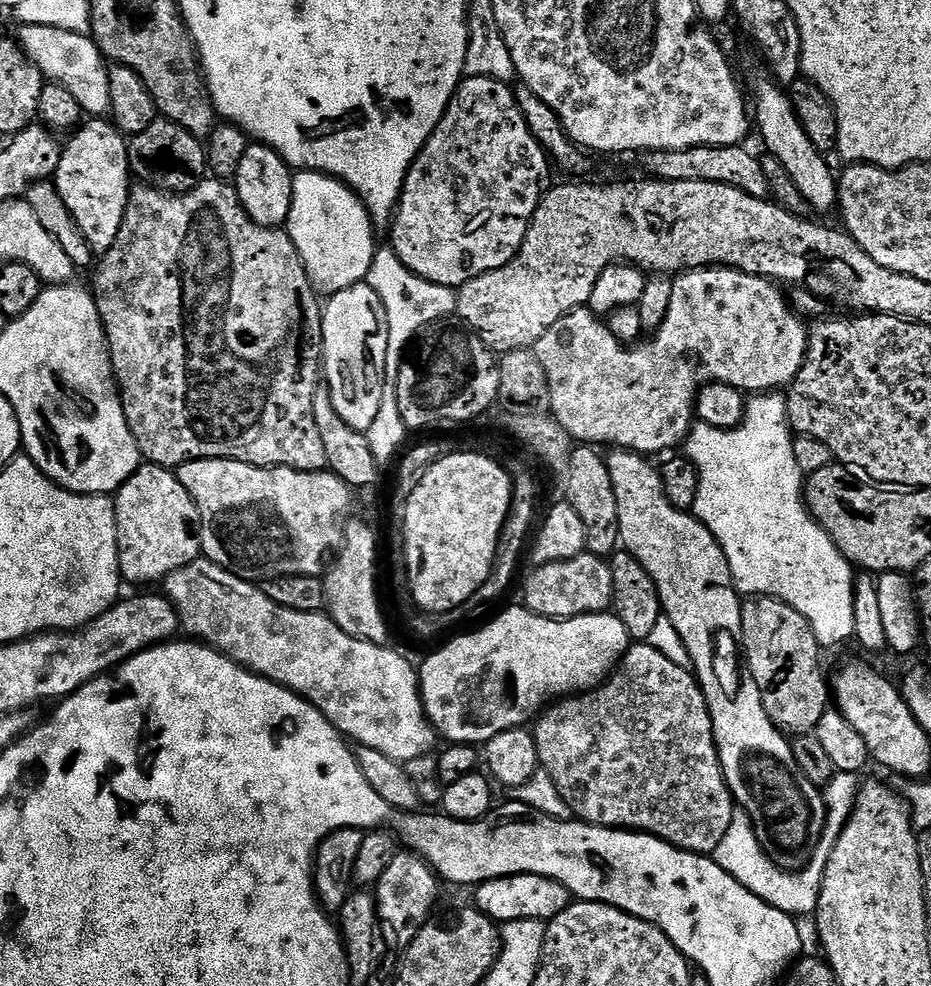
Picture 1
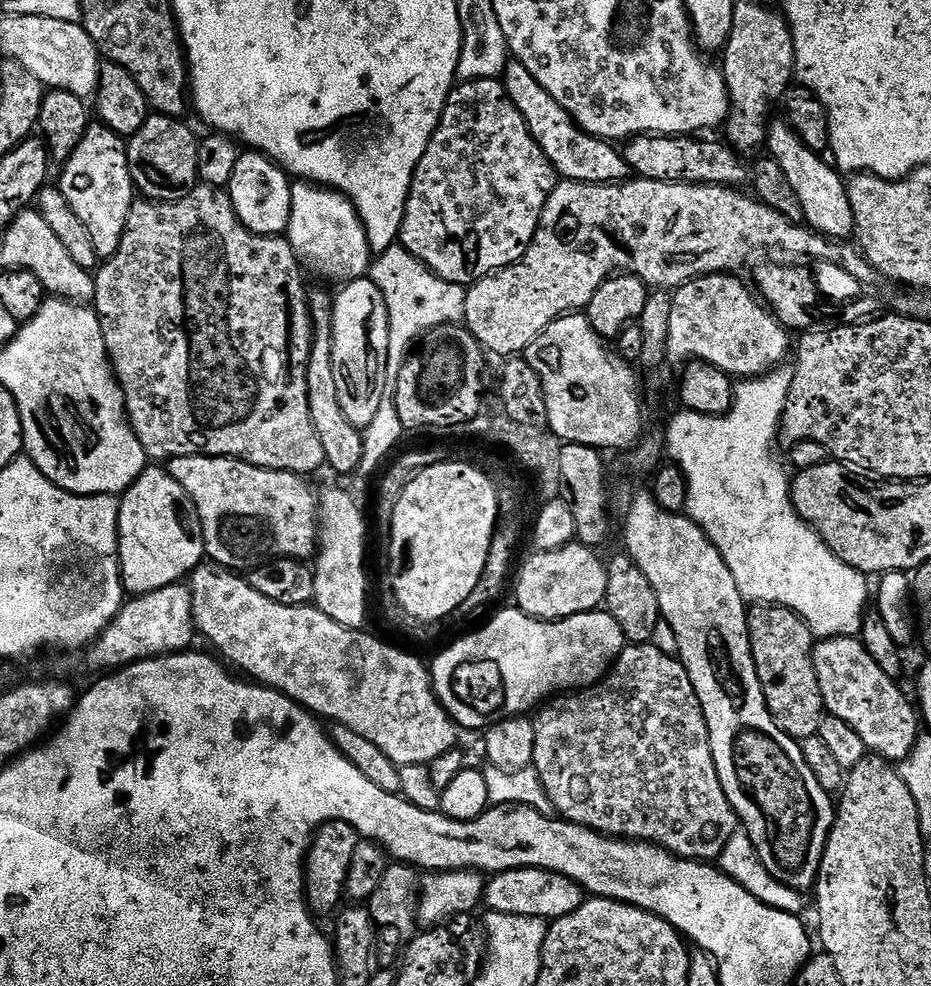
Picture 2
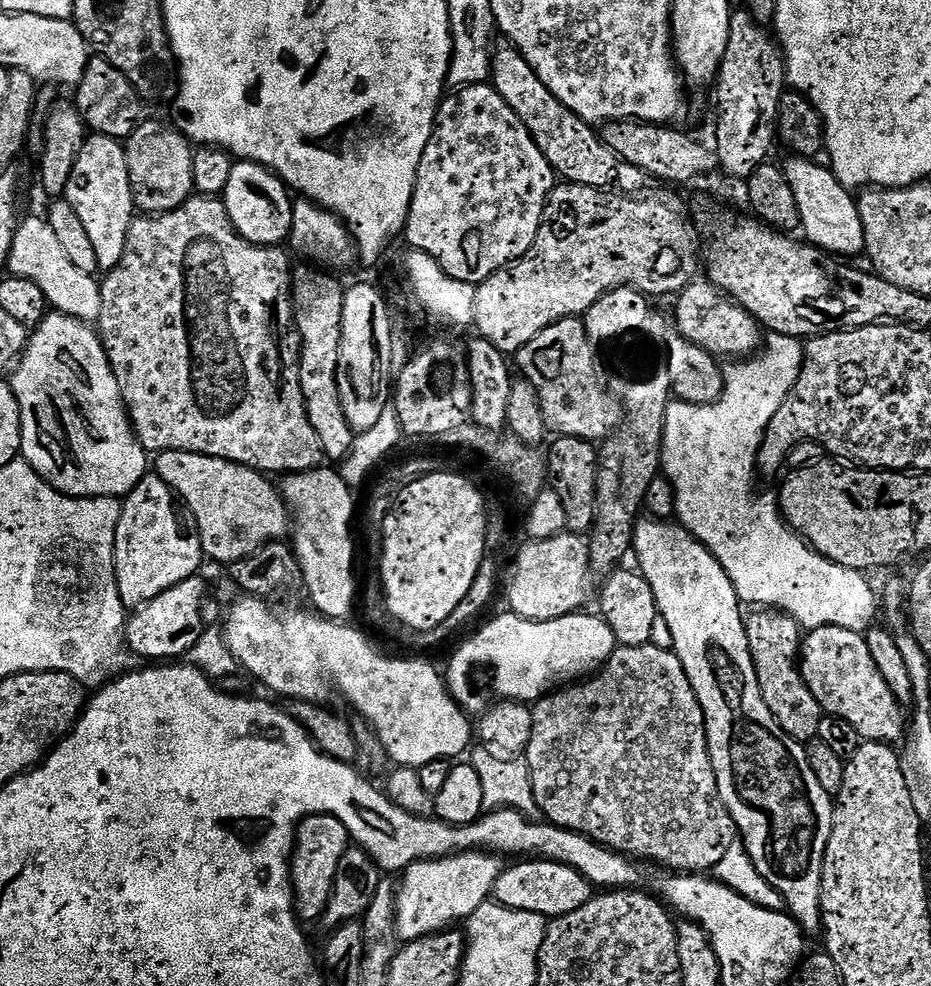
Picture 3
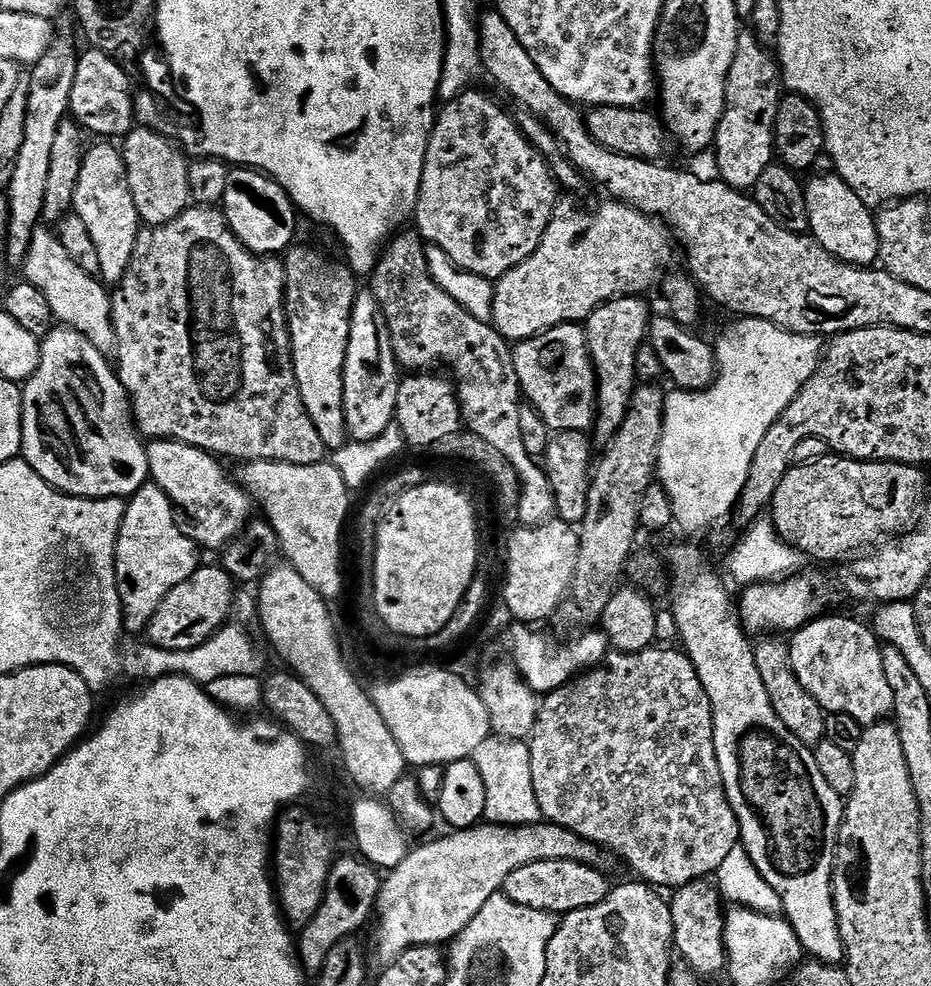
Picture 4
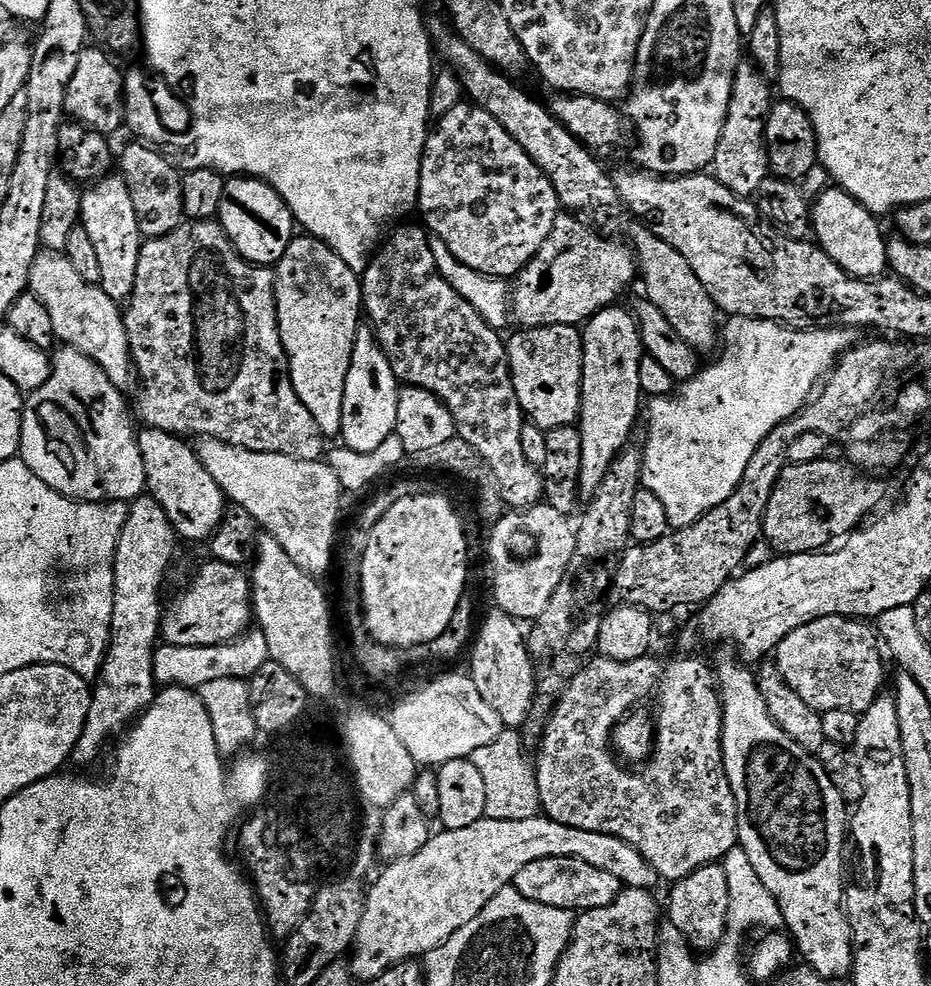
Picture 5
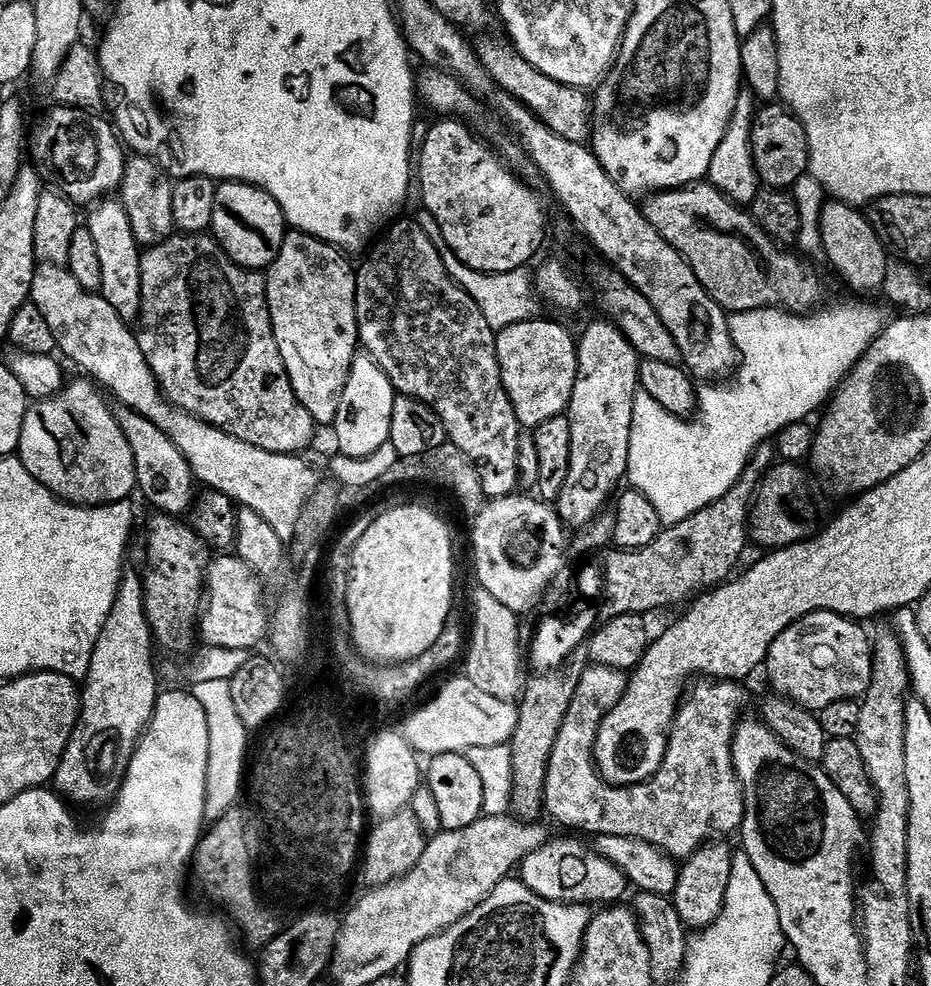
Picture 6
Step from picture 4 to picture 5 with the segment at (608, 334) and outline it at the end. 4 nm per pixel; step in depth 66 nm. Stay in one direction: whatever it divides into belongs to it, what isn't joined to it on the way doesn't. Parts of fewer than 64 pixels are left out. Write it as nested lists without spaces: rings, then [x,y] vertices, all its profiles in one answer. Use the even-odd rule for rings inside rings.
[[[609,306],[587,321],[582,328],[583,378],[580,391],[580,418],[578,427],[582,438],[582,466],[579,489],[592,496],[604,480],[609,466],[627,442],[642,410],[643,390],[639,380],[640,364],[645,350],[635,315],[621,306]]]

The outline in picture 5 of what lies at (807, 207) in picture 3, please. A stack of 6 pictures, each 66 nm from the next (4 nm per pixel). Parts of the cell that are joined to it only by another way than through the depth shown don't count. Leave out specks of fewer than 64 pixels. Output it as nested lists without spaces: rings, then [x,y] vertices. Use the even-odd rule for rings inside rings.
[[[829,186],[815,197],[810,208],[811,231],[815,243],[823,248],[825,254],[848,275],[858,280],[875,280],[885,275],[888,268],[888,248],[886,236],[880,233],[880,224],[873,213],[866,210],[848,192],[839,187]]]

